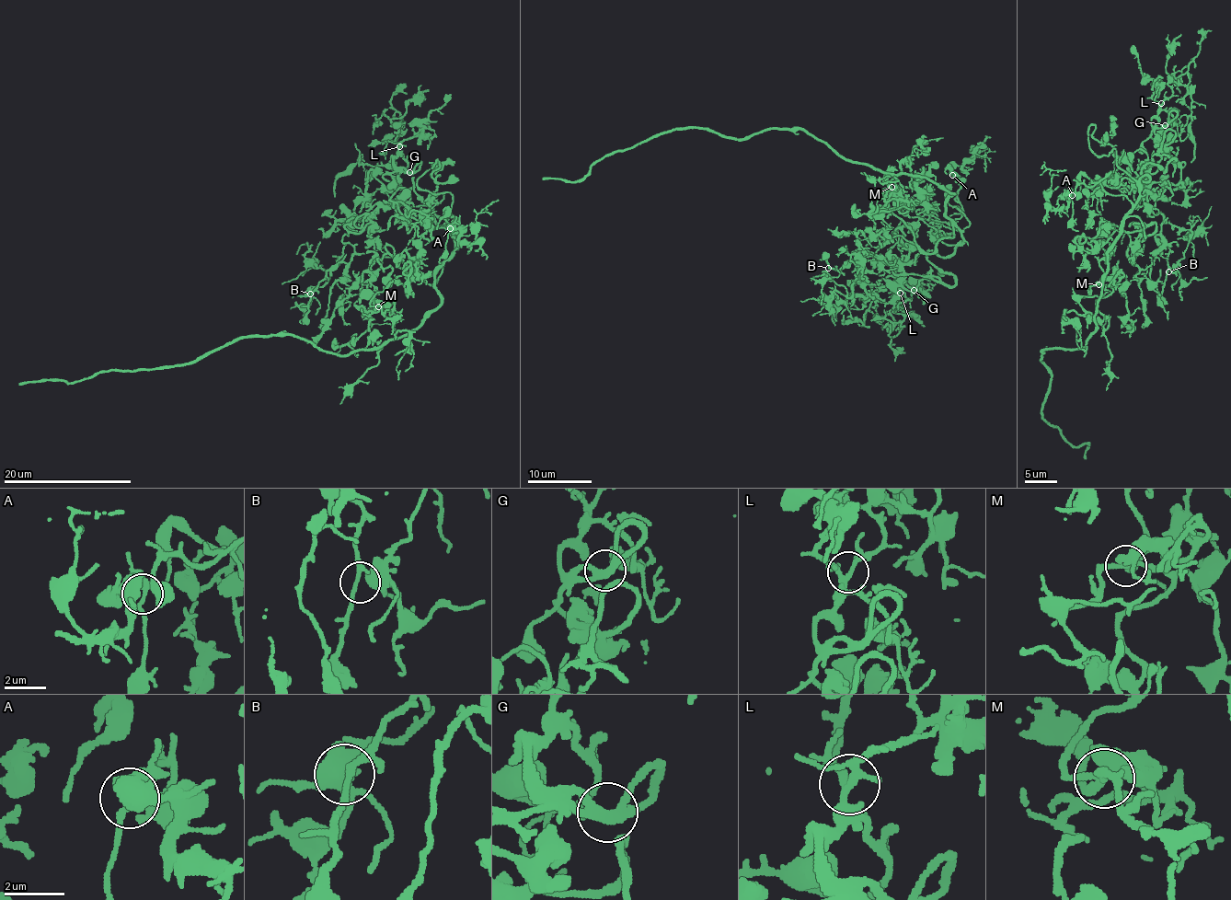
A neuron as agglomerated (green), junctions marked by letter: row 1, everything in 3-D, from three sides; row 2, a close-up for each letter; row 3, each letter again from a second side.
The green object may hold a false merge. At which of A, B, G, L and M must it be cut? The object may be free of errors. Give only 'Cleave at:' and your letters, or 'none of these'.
Cleave at: none of these

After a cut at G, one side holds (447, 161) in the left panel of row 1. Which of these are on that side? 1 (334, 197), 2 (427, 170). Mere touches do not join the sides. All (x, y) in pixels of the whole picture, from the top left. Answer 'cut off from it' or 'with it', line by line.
1: cut off from it
2: with it

